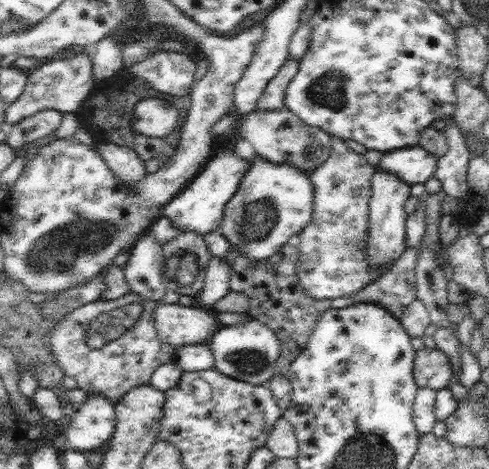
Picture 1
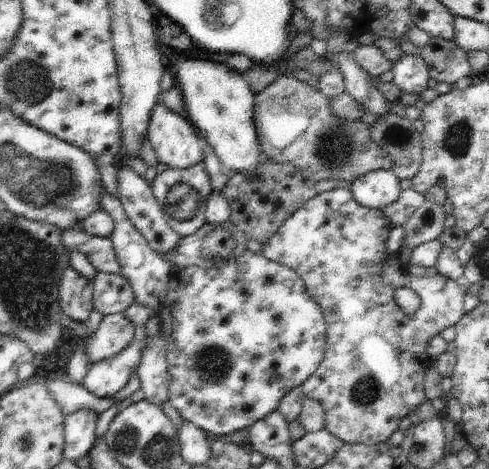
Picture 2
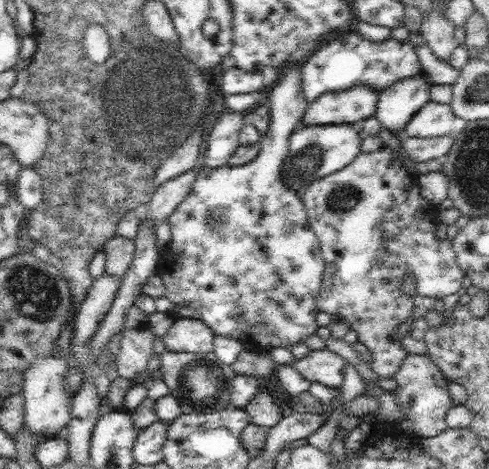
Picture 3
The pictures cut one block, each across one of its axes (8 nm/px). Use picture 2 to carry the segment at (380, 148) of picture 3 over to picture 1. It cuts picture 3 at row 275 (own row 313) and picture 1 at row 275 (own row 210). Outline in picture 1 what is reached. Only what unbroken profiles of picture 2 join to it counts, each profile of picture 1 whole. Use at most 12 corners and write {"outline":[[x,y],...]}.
{"outline":[[345,140],[309,172],[295,276],[315,302],[379,278],[365,260],[373,172]]}

